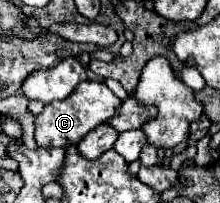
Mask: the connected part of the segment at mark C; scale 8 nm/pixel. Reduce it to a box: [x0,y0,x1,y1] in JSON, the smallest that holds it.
[34,82,120,146]

